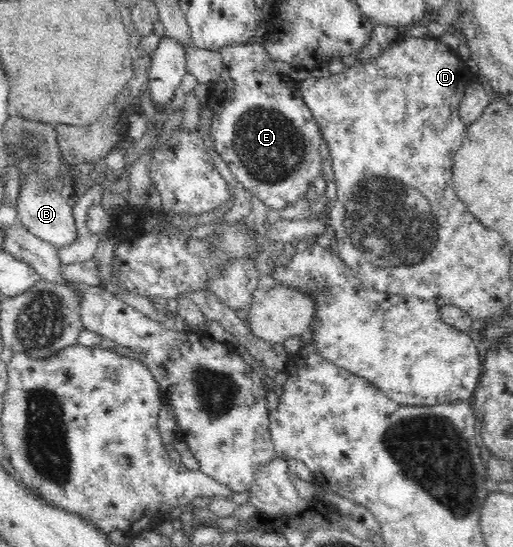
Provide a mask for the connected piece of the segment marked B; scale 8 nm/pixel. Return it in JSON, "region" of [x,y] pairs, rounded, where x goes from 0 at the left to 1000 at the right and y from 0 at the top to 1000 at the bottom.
{"region":[[[51,318],[39,327],[39,364],[31,371],[33,400],[43,411],[55,417],[70,433],[97,442],[111,455],[131,452],[144,444],[148,437],[148,411],[144,410],[144,393],[140,391],[142,377],[136,369],[119,360],[115,349],[90,346],[78,318]]]}

